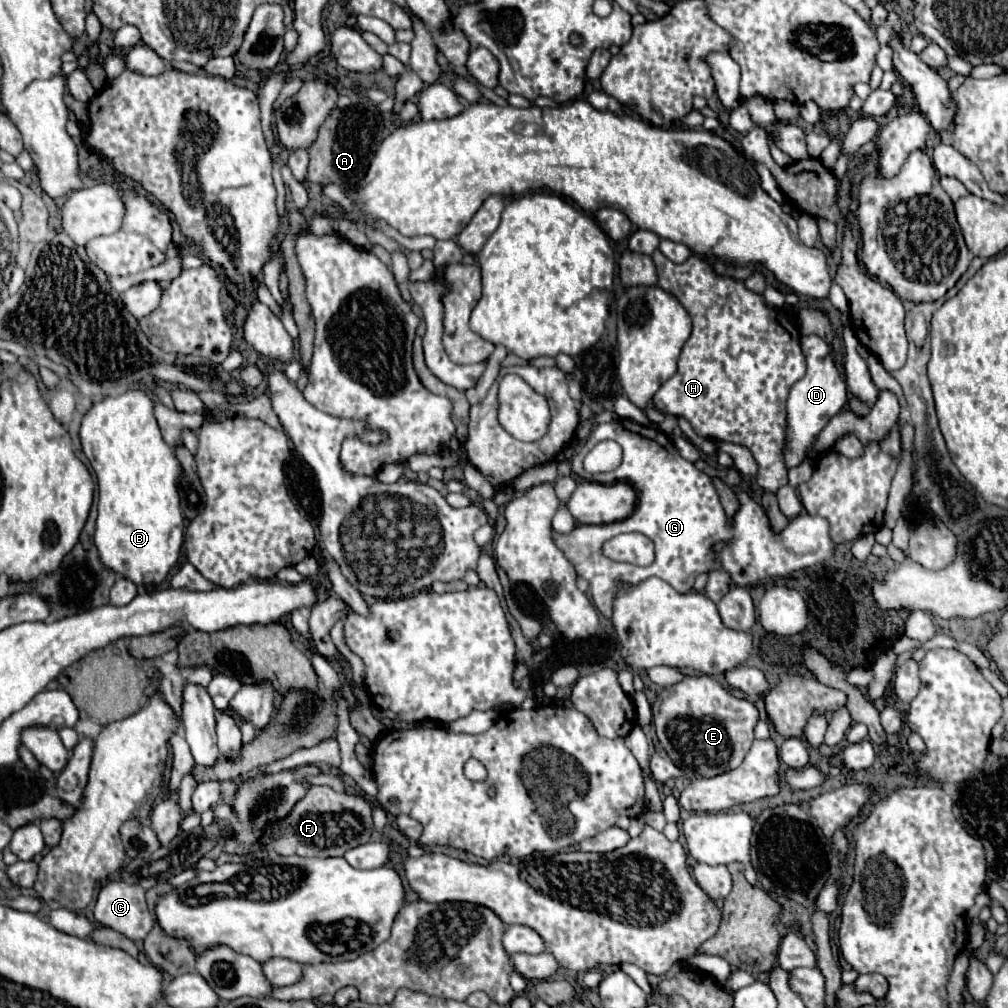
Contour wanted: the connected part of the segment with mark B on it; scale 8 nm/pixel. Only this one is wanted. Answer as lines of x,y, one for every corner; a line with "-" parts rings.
126,390
118,396
106,396
92,404
86,412
80,428
80,440
84,454
88,456
98,478
98,520
94,532
94,544
100,552
100,560
106,568
130,578
138,586
160,584
170,568
180,558
184,542
184,514
180,508
178,480
182,468
174,450
162,440
158,422
154,418
154,400
146,390

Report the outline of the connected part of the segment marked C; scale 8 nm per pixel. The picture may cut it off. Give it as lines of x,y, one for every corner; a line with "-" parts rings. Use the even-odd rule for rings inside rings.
110,880
102,886
94,906
96,922
124,934
134,942
142,942
154,926
144,894
146,890
142,890
142,886

